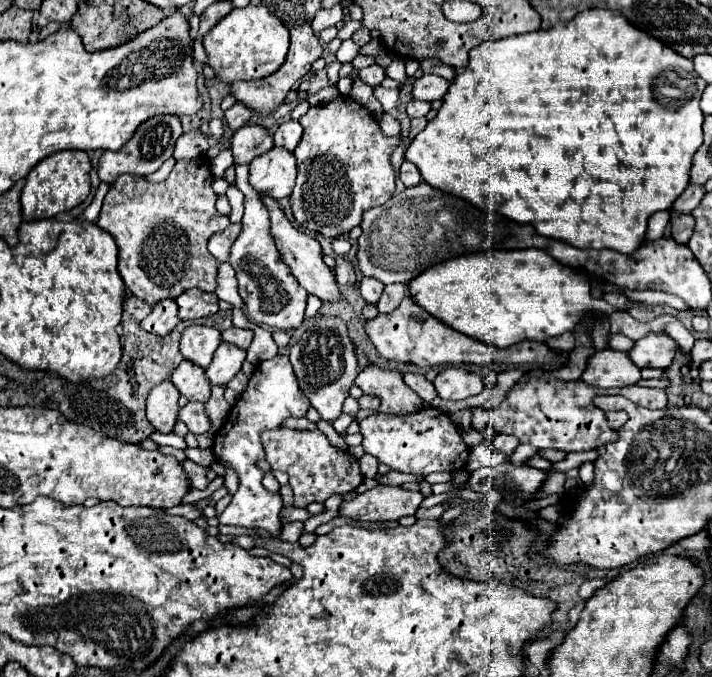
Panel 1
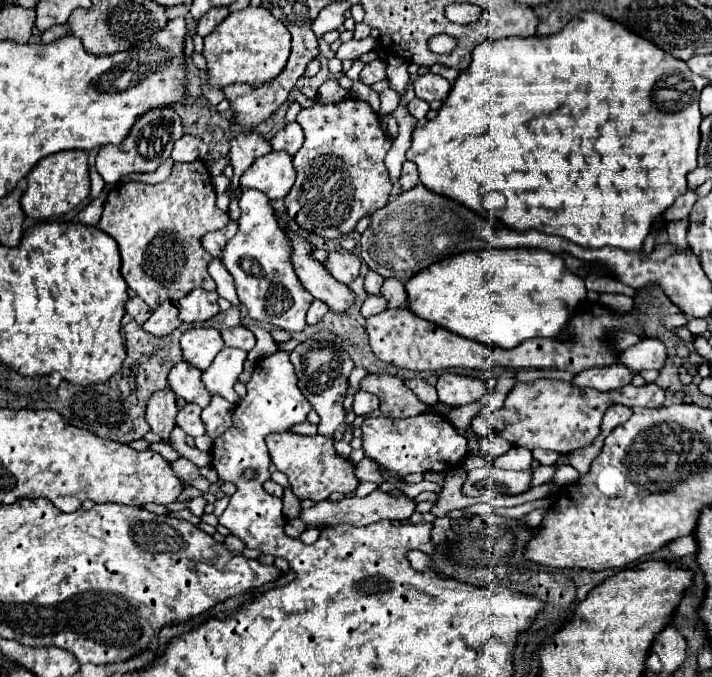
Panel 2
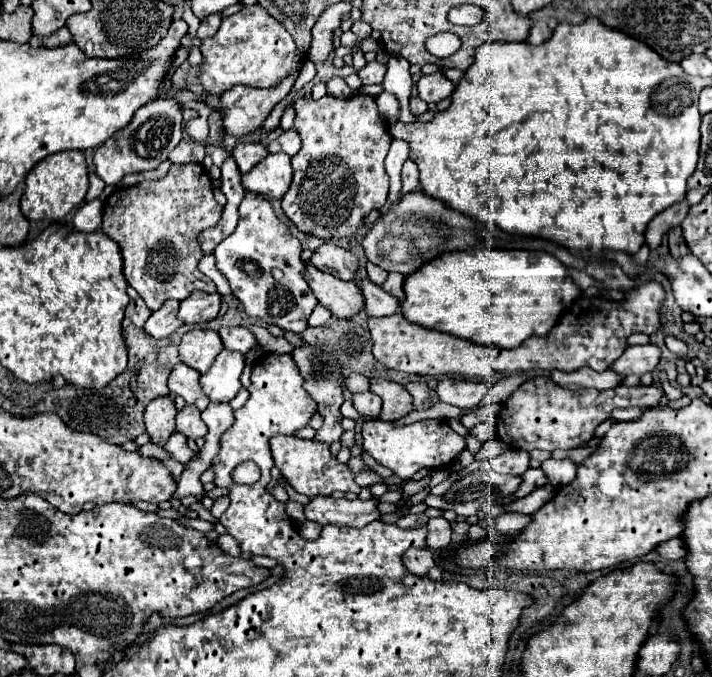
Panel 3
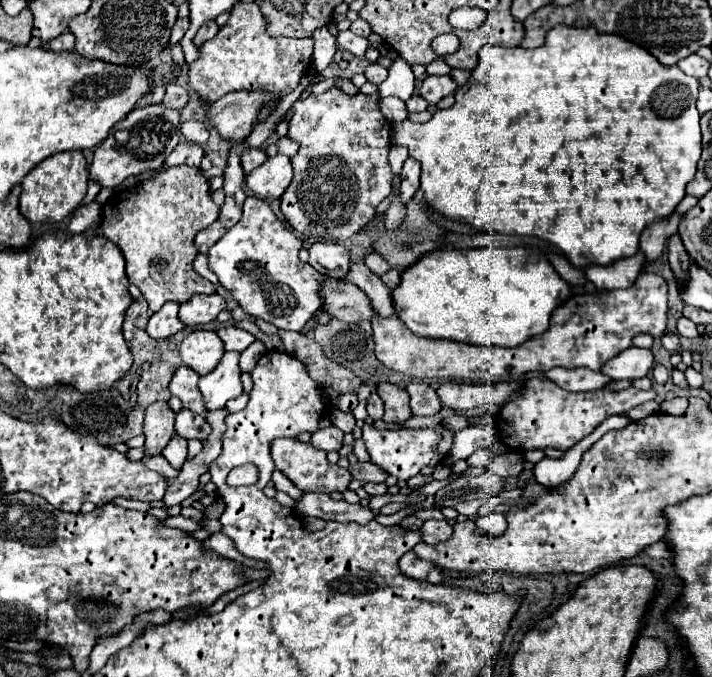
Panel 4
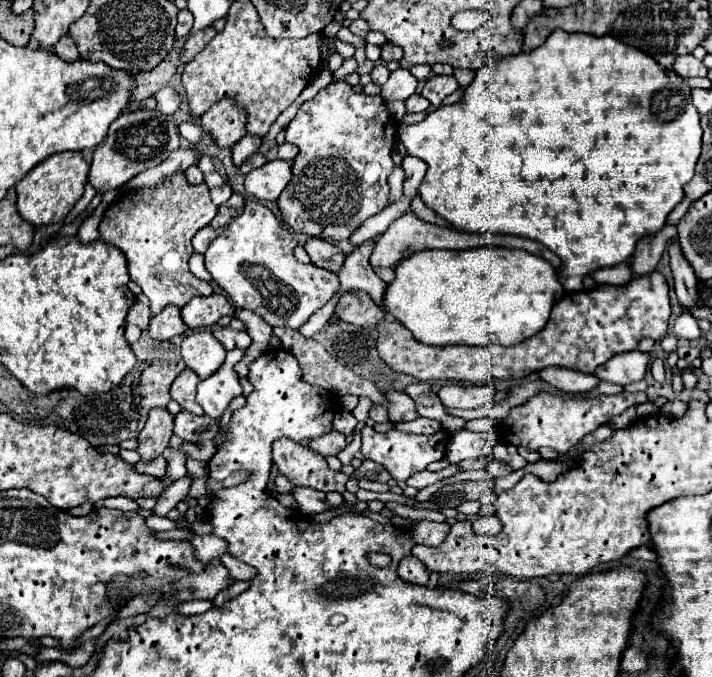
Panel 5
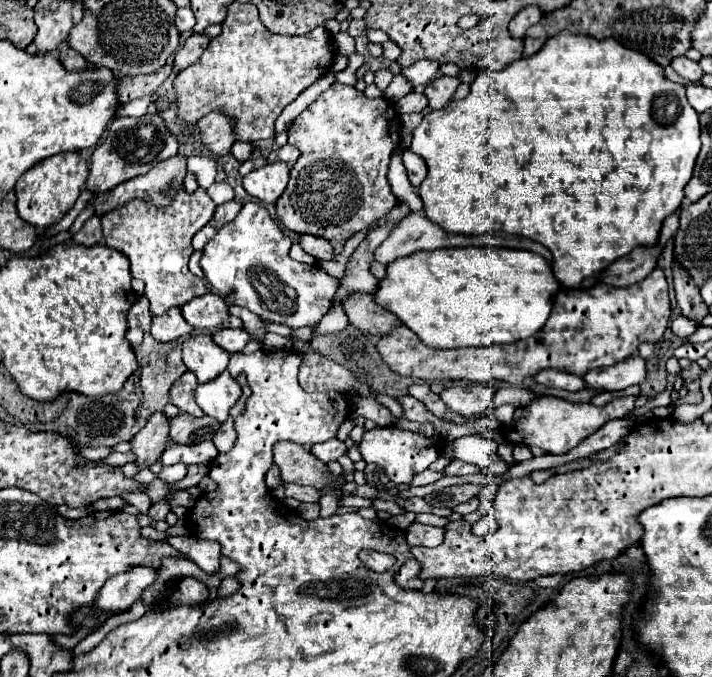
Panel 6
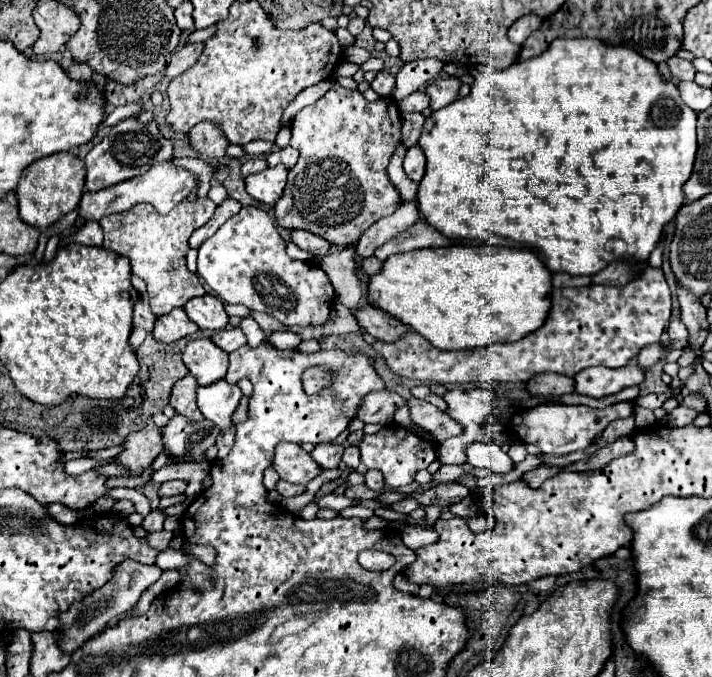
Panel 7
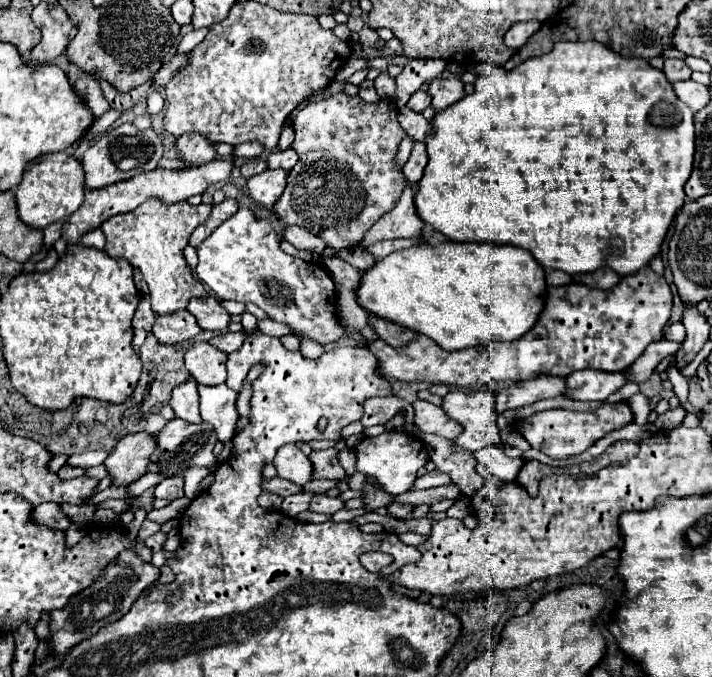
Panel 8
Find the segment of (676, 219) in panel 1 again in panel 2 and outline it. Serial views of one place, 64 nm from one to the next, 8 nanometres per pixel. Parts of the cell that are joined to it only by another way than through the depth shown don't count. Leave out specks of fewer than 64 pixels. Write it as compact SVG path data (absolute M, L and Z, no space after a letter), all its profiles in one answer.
M690 218L668 222L666 230L668 230L668 236L670 236L670 244L676 244L678 248L688 248L688 242L686 242L688 226L690 226Z

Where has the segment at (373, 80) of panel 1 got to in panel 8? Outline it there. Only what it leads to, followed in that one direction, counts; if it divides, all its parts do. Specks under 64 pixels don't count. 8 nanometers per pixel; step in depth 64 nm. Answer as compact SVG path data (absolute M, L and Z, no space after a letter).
M380 72L380 76L374 80L374 90L380 98L394 98L396 92L396 82L388 72Z

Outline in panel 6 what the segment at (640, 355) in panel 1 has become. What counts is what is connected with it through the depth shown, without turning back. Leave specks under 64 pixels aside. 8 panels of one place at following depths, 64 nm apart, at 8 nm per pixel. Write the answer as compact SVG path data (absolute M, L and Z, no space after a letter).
M630 356L626 362L616 362L602 370L590 370L584 376L588 388L604 388L608 392L624 390L632 384L642 384L646 378L646 360L642 356Z

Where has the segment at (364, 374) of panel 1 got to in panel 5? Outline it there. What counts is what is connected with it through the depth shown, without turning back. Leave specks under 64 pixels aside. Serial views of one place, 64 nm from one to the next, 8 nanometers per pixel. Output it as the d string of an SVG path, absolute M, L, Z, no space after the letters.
M390 390L390 392L386 392L386 400L388 400L390 422L404 422L404 420L418 418L416 408L414 408L414 400L406 392Z

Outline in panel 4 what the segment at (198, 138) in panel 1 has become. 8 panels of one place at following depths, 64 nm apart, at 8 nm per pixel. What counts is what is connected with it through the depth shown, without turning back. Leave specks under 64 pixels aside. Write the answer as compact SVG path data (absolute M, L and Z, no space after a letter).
M180 142L180 144L172 150L172 154L166 158L166 168L170 168L170 166L180 166L180 164L200 166L202 156L204 156L202 146L192 144L192 142Z

